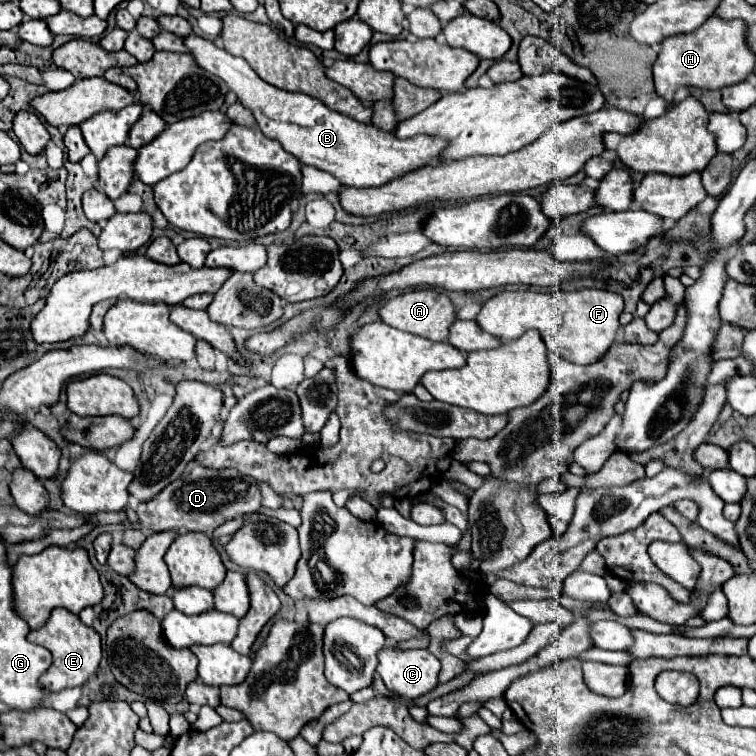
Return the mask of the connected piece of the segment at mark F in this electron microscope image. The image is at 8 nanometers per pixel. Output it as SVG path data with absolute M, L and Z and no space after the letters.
M587 288L575 292L533 292L533 290L503 290L489 298L475 322L489 334L501 340L519 338L525 330L539 330L545 346L567 358L573 364L597 362L613 344L619 330L619 314L623 298L615 292Z

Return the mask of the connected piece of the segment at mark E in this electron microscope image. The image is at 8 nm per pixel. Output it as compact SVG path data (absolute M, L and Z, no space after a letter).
M65 608L51 610L49 620L41 628L31 630L27 638L29 642L45 646L53 654L51 668L39 678L39 686L43 686L47 692L83 686L89 680L89 676L95 674L101 662L101 636L91 626L85 626L77 614L71 614Z

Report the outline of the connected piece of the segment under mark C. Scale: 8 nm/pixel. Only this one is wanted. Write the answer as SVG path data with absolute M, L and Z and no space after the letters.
M385 646L377 654L377 672L389 690L405 698L419 698L437 686L439 660L429 650L399 650Z

